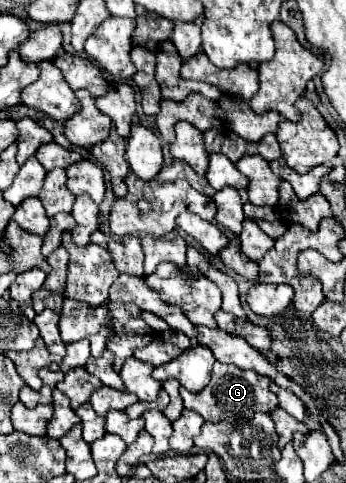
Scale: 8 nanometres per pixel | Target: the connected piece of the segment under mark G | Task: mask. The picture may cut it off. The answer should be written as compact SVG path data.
M215 363L211 371L211 381L199 391L191 393L185 387L181 387L181 397L185 403L185 409L191 409L199 413L205 421L221 423L221 421L237 421L237 419L251 419L257 411L273 411L277 407L277 395L269 391L271 379L265 379L263 375L257 375L255 371L245 371L233 365Z

